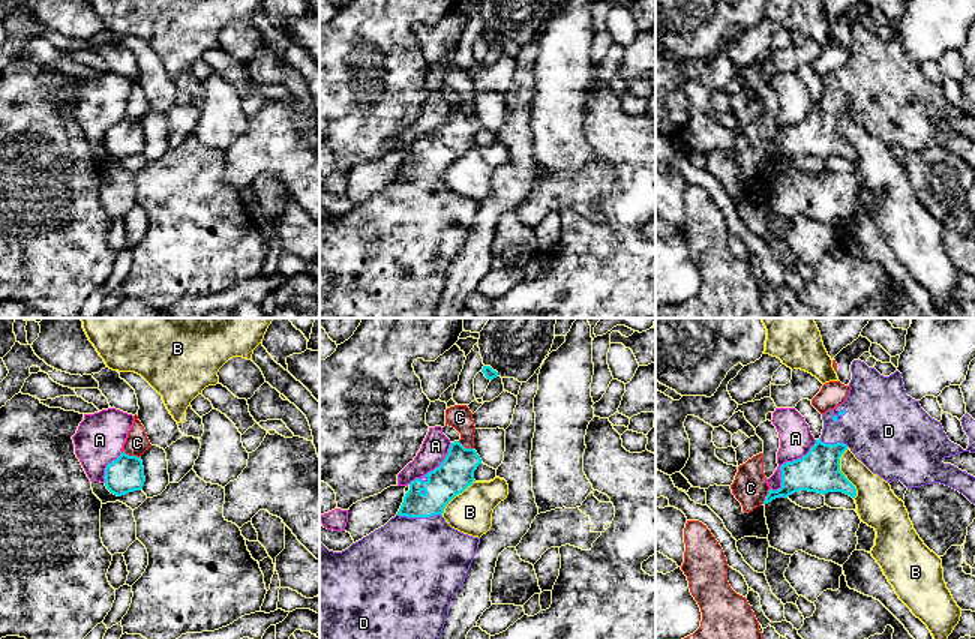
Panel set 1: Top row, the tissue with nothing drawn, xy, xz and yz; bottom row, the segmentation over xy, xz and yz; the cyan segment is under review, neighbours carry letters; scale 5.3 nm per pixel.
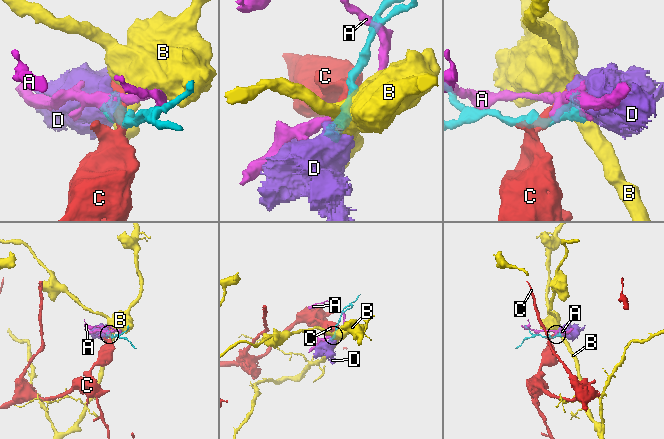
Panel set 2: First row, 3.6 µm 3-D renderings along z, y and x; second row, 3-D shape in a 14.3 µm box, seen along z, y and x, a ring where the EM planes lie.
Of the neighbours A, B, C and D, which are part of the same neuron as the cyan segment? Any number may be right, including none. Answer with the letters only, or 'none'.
D

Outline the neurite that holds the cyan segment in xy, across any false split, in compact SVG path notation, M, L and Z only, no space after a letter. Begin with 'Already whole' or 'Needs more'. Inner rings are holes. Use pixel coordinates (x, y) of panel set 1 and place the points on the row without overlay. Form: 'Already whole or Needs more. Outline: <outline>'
Already whole. Outline: M124 116L105 132L105 150L117 159L141 154L146 146L141 120L129 120Z

